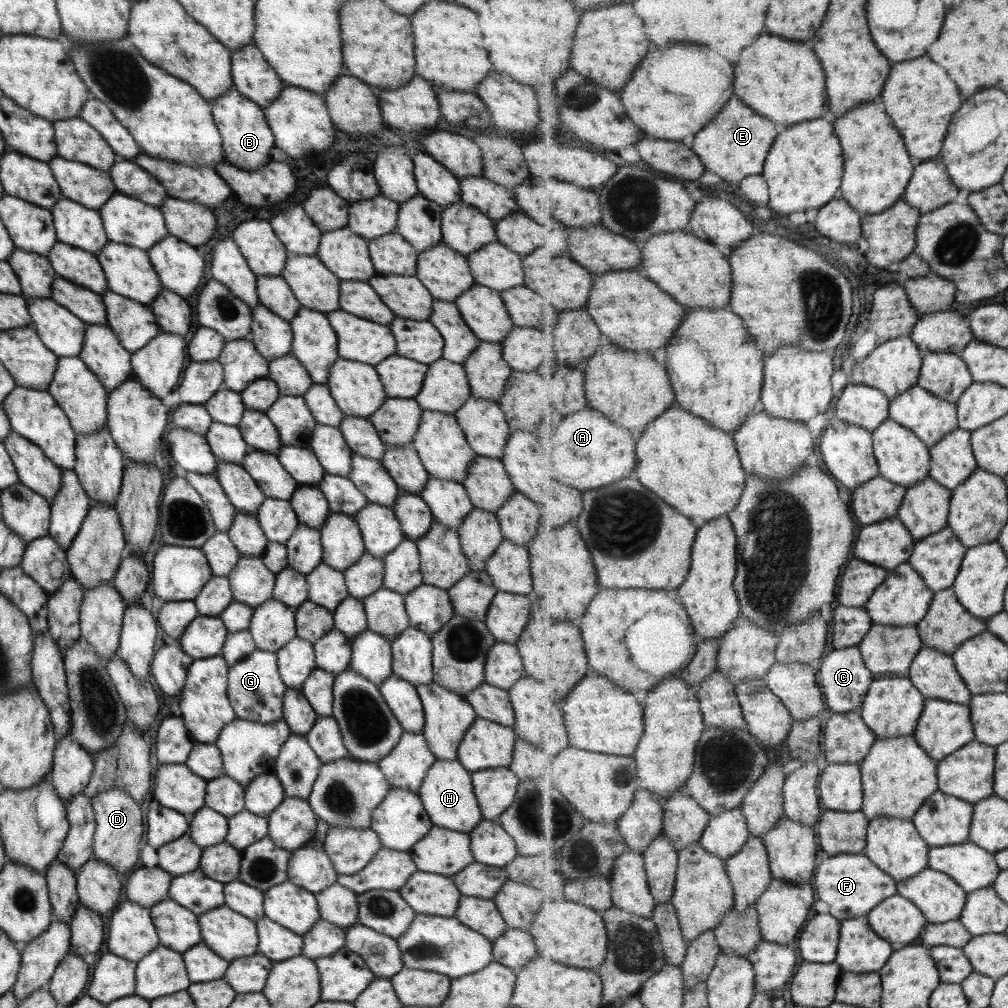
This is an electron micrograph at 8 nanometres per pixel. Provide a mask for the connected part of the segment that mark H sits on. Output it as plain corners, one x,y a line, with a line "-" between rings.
436,759
427,770
427,775
423,778
421,787
416,794
419,796
424,812
427,814
432,826
469,833
482,820
479,806
472,792
469,772
456,760

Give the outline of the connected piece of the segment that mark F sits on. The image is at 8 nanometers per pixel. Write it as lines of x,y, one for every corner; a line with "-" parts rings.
863,853
841,854
823,860
817,867
813,881
818,898
828,904
829,913
841,922
869,915
880,902
898,893
896,879

